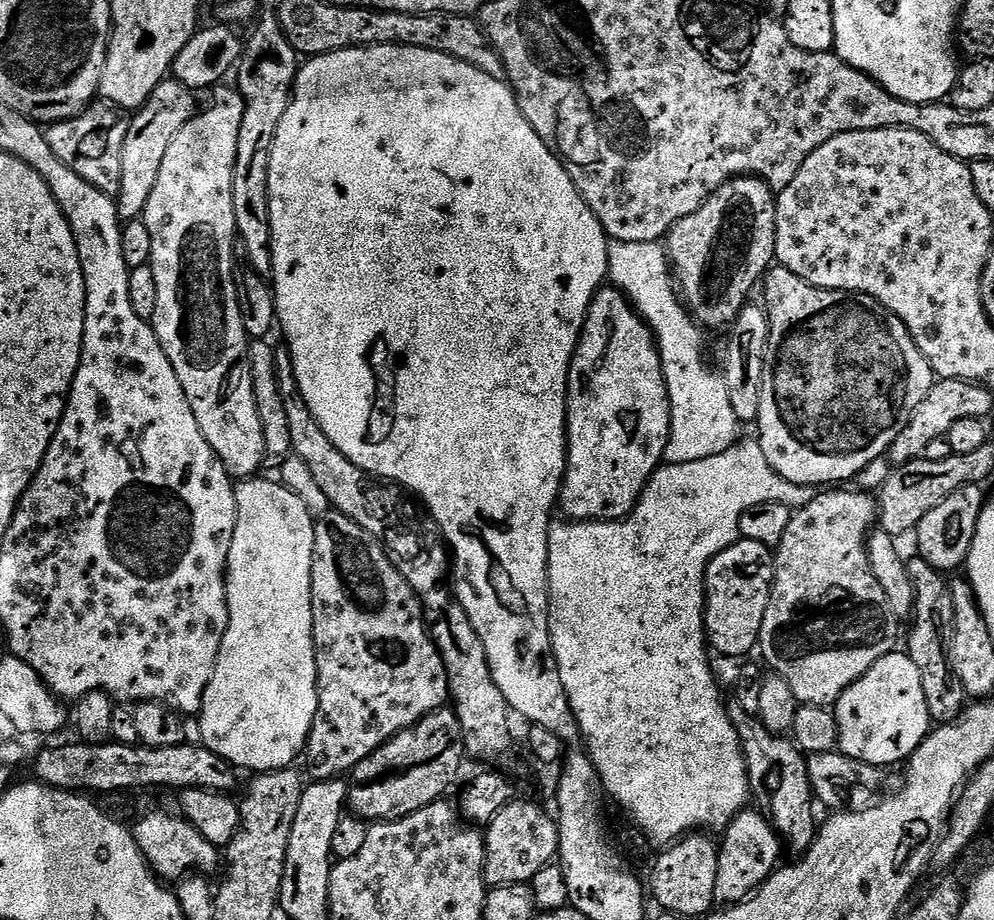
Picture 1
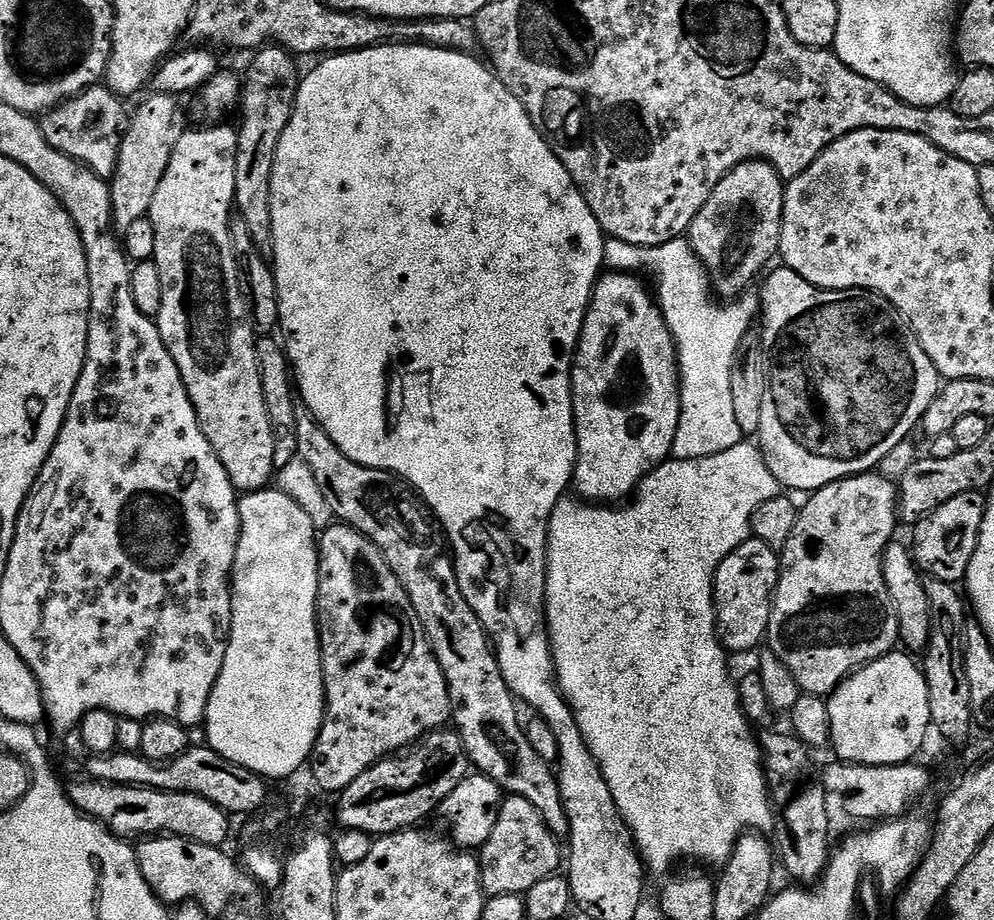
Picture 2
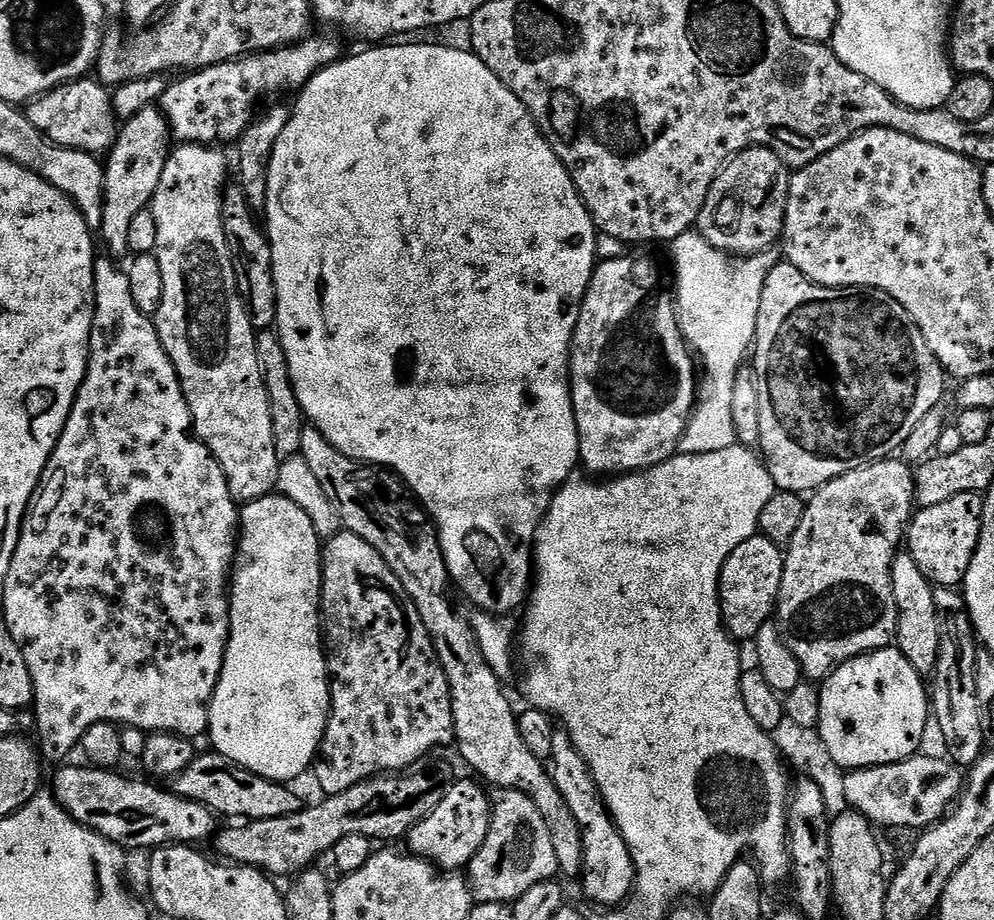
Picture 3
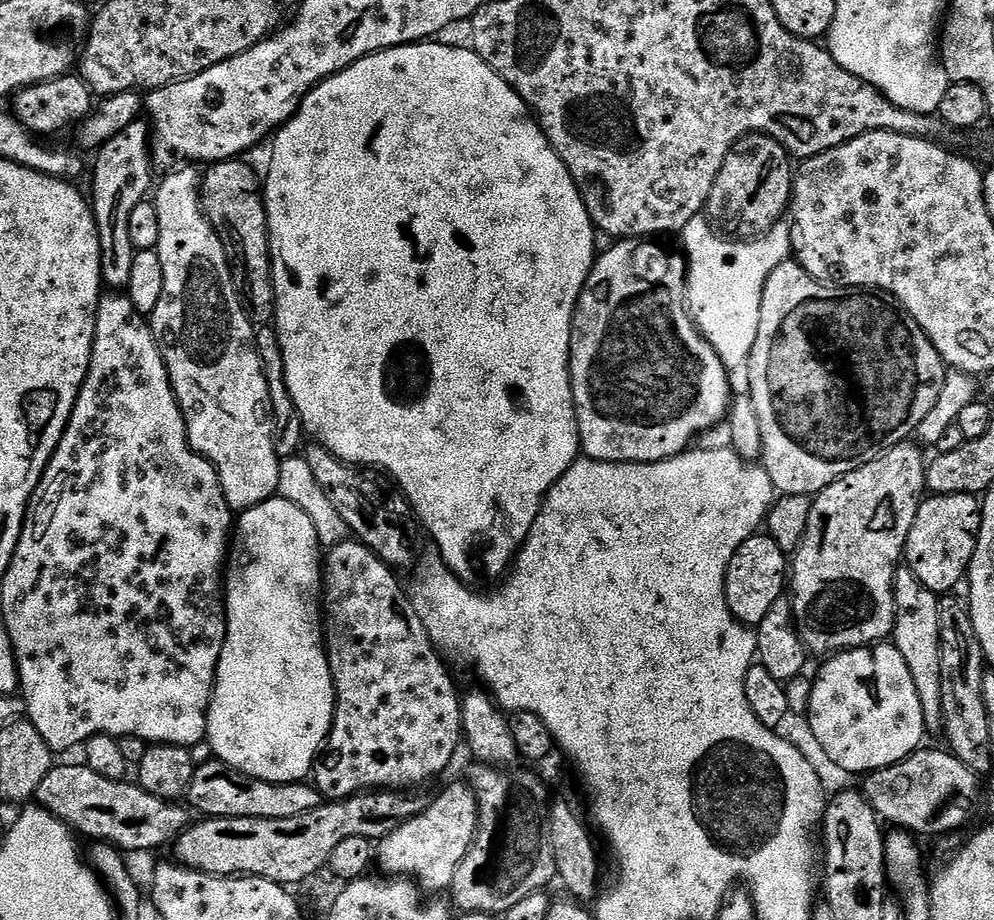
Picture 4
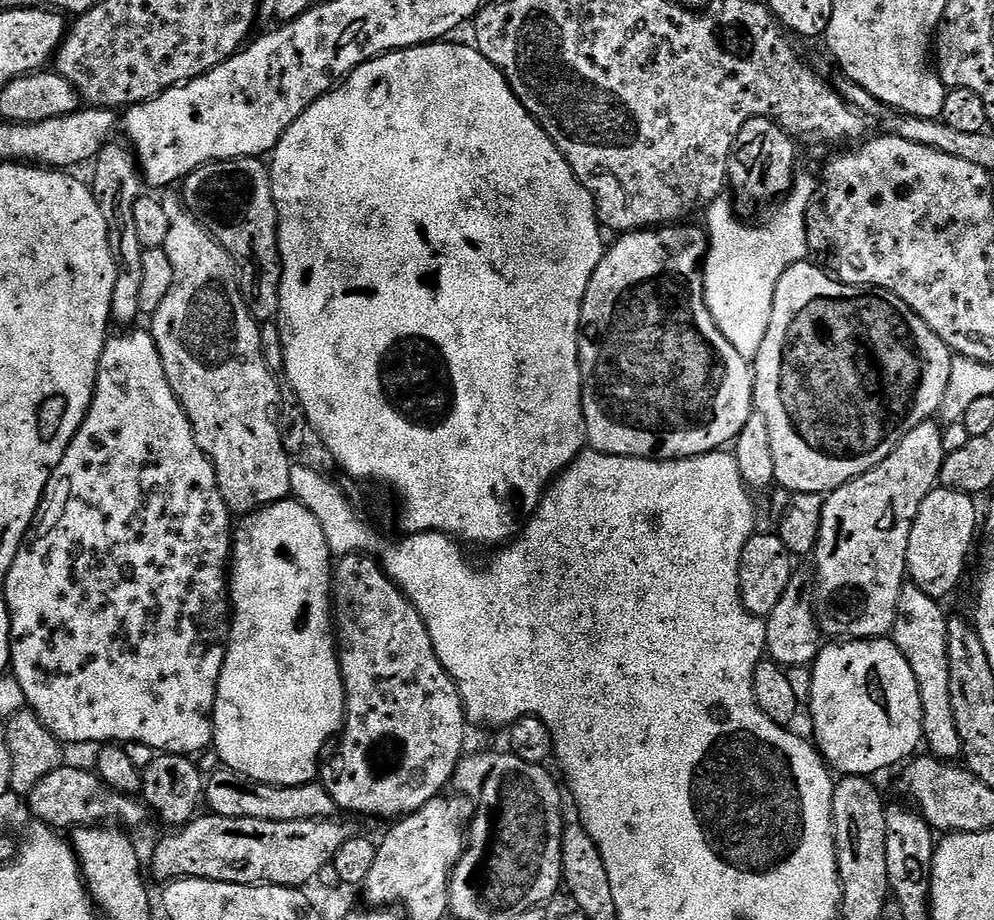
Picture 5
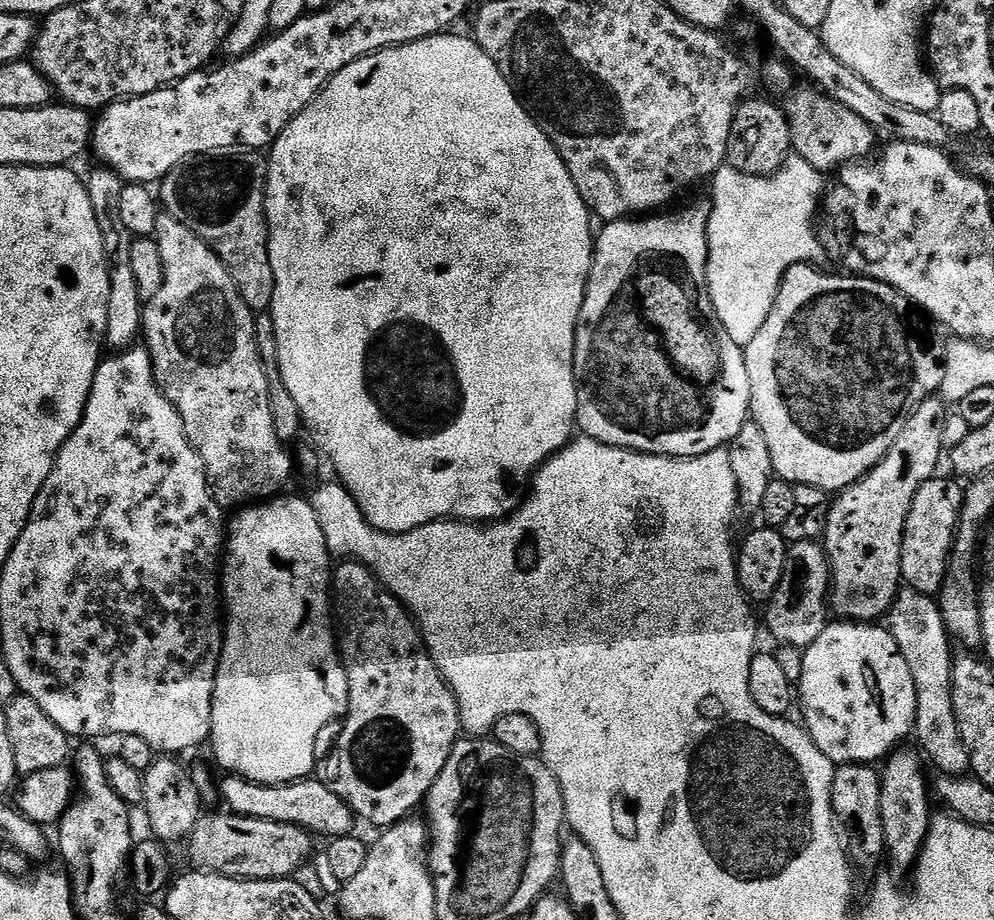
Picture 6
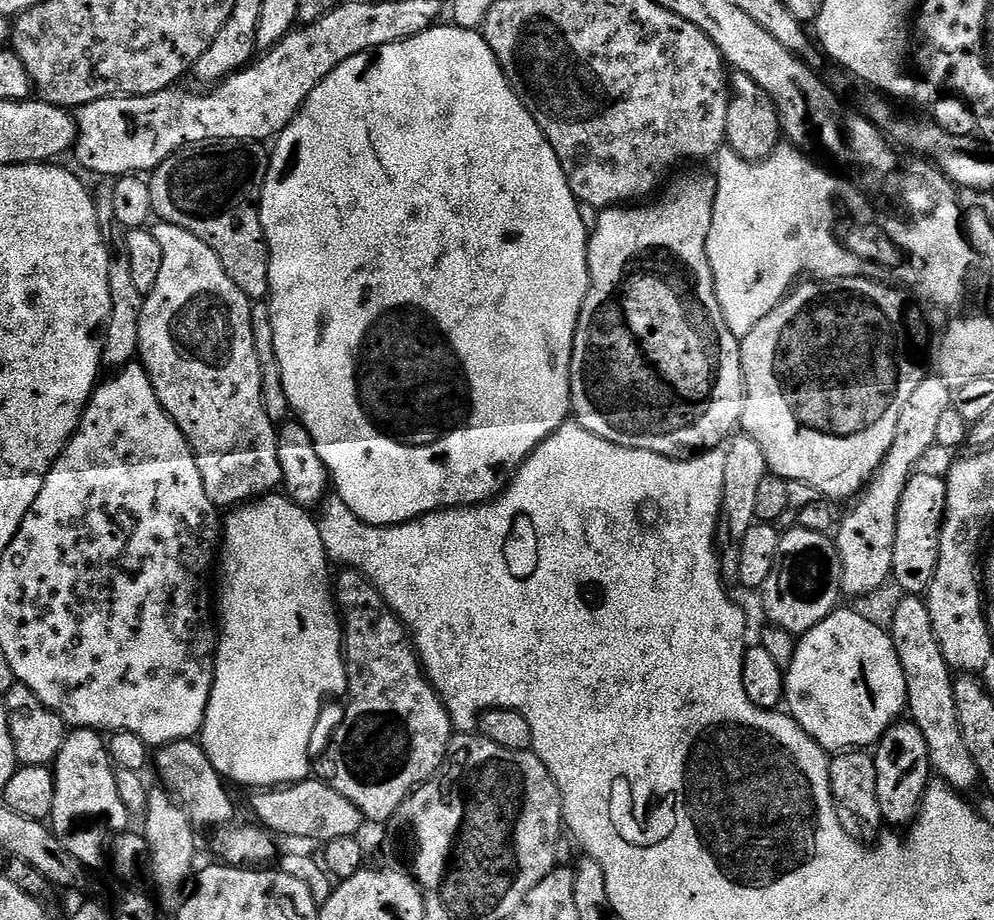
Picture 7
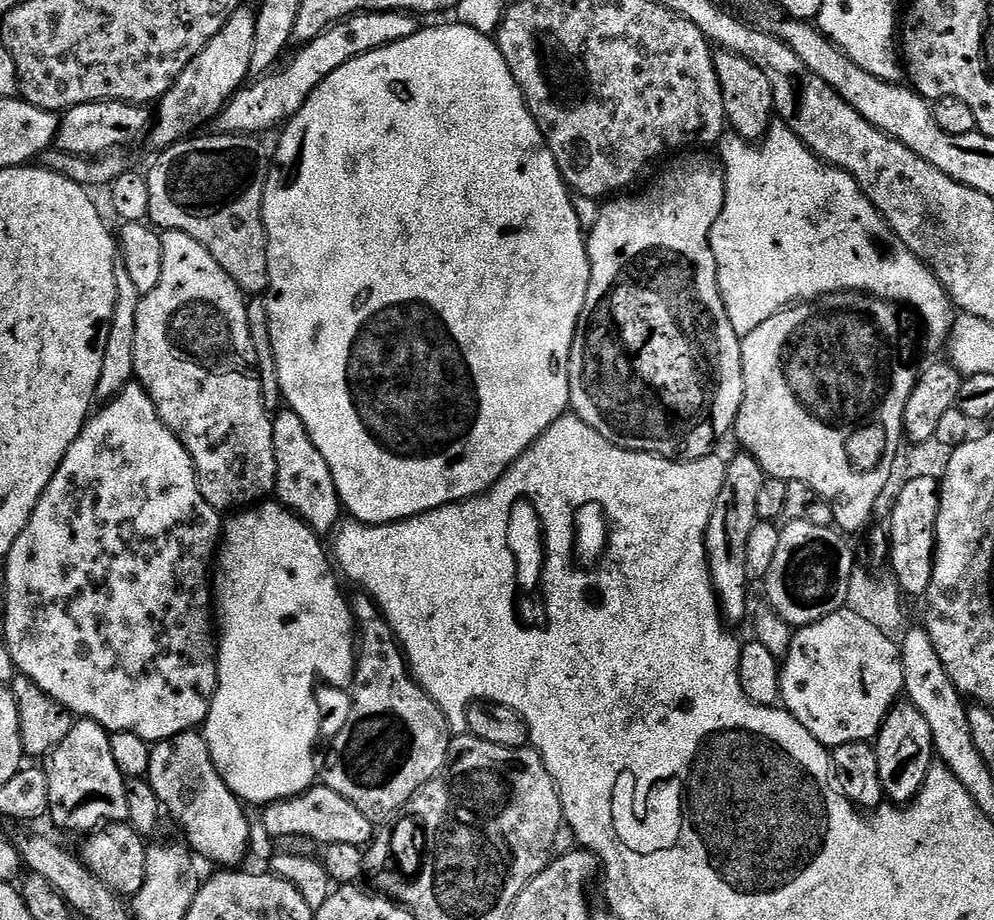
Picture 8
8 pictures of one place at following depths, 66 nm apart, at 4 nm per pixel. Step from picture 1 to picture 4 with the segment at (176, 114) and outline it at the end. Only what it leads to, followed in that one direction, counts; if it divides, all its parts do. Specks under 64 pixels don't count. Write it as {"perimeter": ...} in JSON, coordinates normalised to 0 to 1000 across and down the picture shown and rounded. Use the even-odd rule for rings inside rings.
{"perimeter":[[[144,129],[131,133],[127,141],[119,141],[111,154],[107,154],[96,166],[97,179],[92,179],[91,191],[93,187],[93,213],[91,209],[91,221],[93,232],[99,246],[99,259],[101,260],[101,275],[103,276],[103,293],[105,295],[106,310],[115,312],[117,315],[128,314],[132,302],[132,293],[135,290],[135,280],[138,272],[131,263],[131,232],[135,229],[135,224],[143,220],[154,208],[155,196],[153,200],[153,187],[155,179],[153,176],[153,152],[151,151],[151,139]]]}

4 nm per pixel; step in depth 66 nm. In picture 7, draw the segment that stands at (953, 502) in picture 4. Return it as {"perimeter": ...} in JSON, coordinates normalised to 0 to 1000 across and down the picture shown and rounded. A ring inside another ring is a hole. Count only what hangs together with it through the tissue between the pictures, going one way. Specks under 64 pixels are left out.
{"perimeter":[[[919,516],[903,550],[903,572],[899,580],[899,615],[897,630],[906,639],[906,645],[929,649],[935,641],[944,620],[944,602],[946,601],[946,582],[950,571],[950,555],[954,549],[954,523],[949,516]]]}

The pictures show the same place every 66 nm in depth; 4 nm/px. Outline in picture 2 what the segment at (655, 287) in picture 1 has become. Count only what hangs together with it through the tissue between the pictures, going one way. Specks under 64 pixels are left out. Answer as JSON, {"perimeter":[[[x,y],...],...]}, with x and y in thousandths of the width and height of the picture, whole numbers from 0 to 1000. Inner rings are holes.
{"perimeter":[[[688,259],[657,270],[609,260],[608,291],[631,298],[656,295],[660,303],[658,322],[680,373],[680,393],[684,397],[684,458],[678,472],[675,499],[714,498],[742,485],[746,480],[746,471],[742,454],[738,454],[736,403],[742,376],[758,355],[757,347],[760,343],[762,347],[762,323],[753,320],[743,328],[721,328],[714,316],[714,301],[708,286]]]}

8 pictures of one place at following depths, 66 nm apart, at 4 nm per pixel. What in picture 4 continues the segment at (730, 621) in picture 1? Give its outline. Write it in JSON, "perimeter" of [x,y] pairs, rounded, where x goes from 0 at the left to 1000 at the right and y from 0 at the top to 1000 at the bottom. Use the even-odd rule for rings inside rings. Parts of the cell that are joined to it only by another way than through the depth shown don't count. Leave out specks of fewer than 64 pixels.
{"perimeter":[[[762,580],[755,584],[751,589],[746,589],[746,593],[742,593],[742,598],[738,602],[738,607],[734,611],[732,623],[730,624],[730,650],[732,651],[734,663],[738,667],[738,672],[745,674],[747,678],[754,680],[764,679],[771,672],[771,667],[786,655],[785,647],[788,643],[790,647],[791,632],[794,629],[794,626],[794,605],[777,588],[776,583]]]}

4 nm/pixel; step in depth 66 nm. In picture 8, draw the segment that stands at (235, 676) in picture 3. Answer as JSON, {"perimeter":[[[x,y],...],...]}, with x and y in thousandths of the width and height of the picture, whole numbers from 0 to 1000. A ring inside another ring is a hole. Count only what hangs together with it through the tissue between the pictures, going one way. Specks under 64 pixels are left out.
{"perimeter":[[[263,546],[248,554],[230,560],[223,570],[223,586],[219,592],[219,612],[215,617],[215,674],[219,679],[219,712],[217,714],[217,752],[209,782],[203,788],[205,805],[213,821],[219,841],[227,850],[229,858],[246,875],[269,876],[281,870],[291,870],[293,865],[303,865],[320,848],[320,826],[318,830],[318,803],[322,800],[322,770],[318,766],[318,738],[323,735],[330,743],[346,748],[355,742],[358,734],[360,712],[360,679],[354,667],[351,649],[346,649],[342,635],[338,632],[332,600],[326,597],[323,584],[307,570],[297,557],[291,557],[281,546]]]}

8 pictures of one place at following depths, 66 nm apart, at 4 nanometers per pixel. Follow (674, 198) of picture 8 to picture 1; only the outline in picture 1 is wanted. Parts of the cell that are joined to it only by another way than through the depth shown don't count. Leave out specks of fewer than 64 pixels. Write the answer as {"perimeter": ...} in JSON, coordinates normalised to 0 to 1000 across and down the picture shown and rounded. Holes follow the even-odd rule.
{"perimeter":[[[615,311],[605,312],[596,332],[592,335],[592,343],[588,348],[588,359],[584,363],[584,373],[579,375],[579,384],[575,386],[575,397],[571,403],[571,510],[567,512],[567,527],[563,529],[562,551],[567,551],[567,557],[572,566],[591,567],[594,565],[626,565],[633,561],[644,545],[648,529],[652,527],[660,510],[665,508],[668,490],[672,484],[674,459],[676,458],[676,442],[672,432],[672,421],[668,414],[668,402],[664,392],[664,378],[660,375],[652,353],[645,348],[639,335],[632,329],[632,323]]]}

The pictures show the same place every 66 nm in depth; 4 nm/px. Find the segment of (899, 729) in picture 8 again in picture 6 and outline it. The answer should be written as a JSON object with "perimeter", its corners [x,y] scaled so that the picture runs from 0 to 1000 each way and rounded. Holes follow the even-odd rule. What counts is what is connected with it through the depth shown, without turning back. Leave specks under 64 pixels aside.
{"perimeter":[[[906,811],[896,818],[888,827],[885,839],[885,871],[887,872],[887,902],[889,903],[889,920],[891,923],[891,935],[897,938],[896,947],[916,949],[921,945],[926,926],[930,923],[930,916],[934,910],[934,899],[938,897],[940,879],[934,875],[936,870],[936,848],[930,845],[932,826],[921,812]]]}

